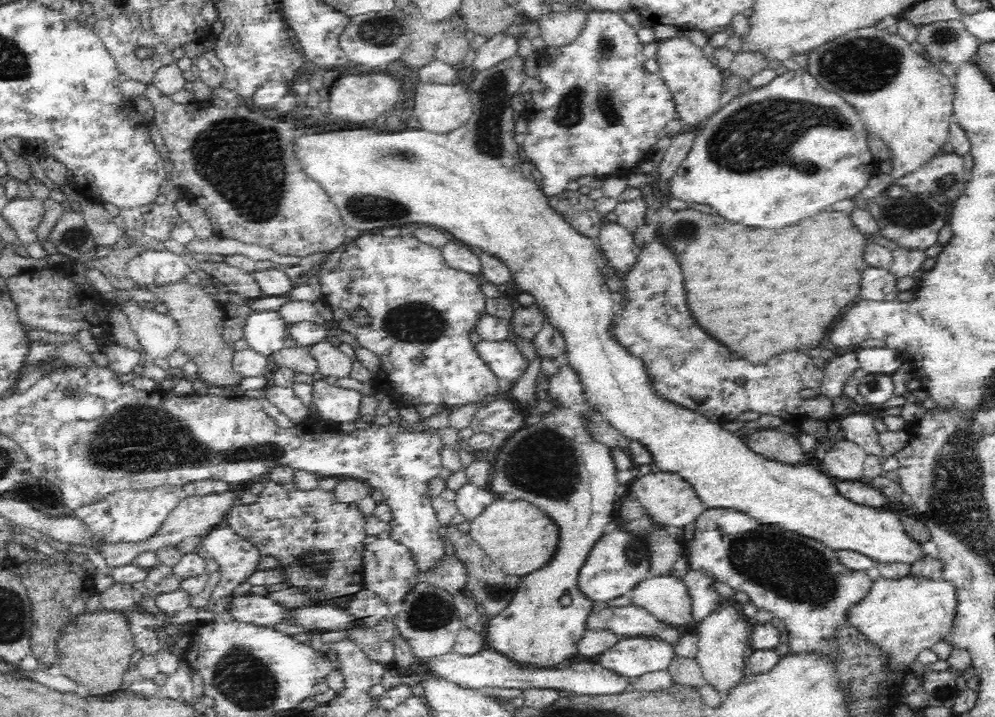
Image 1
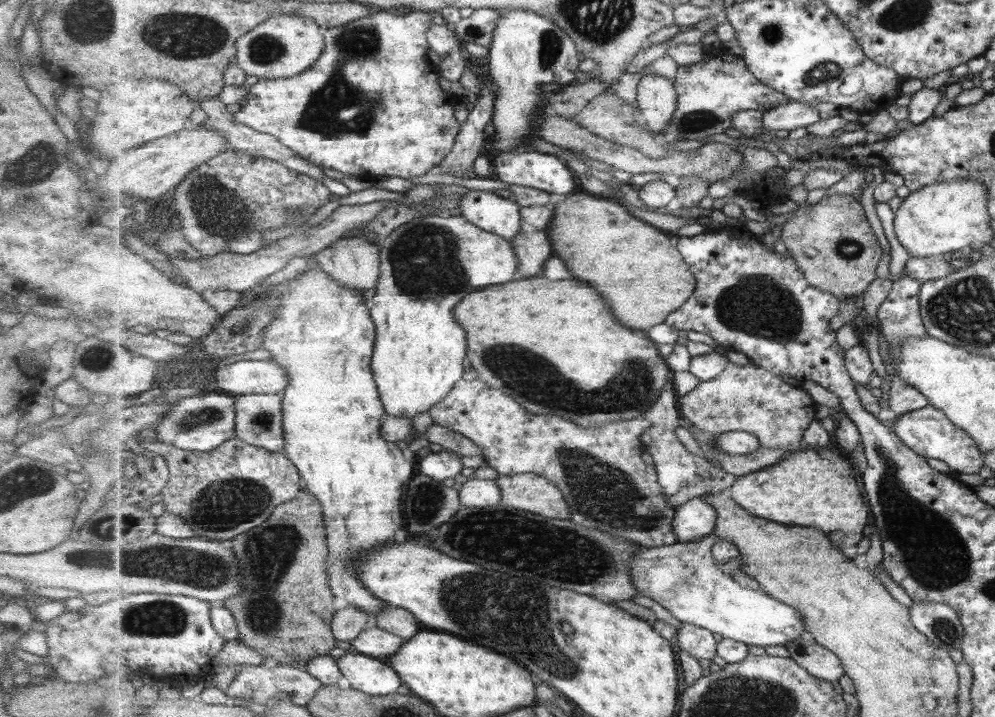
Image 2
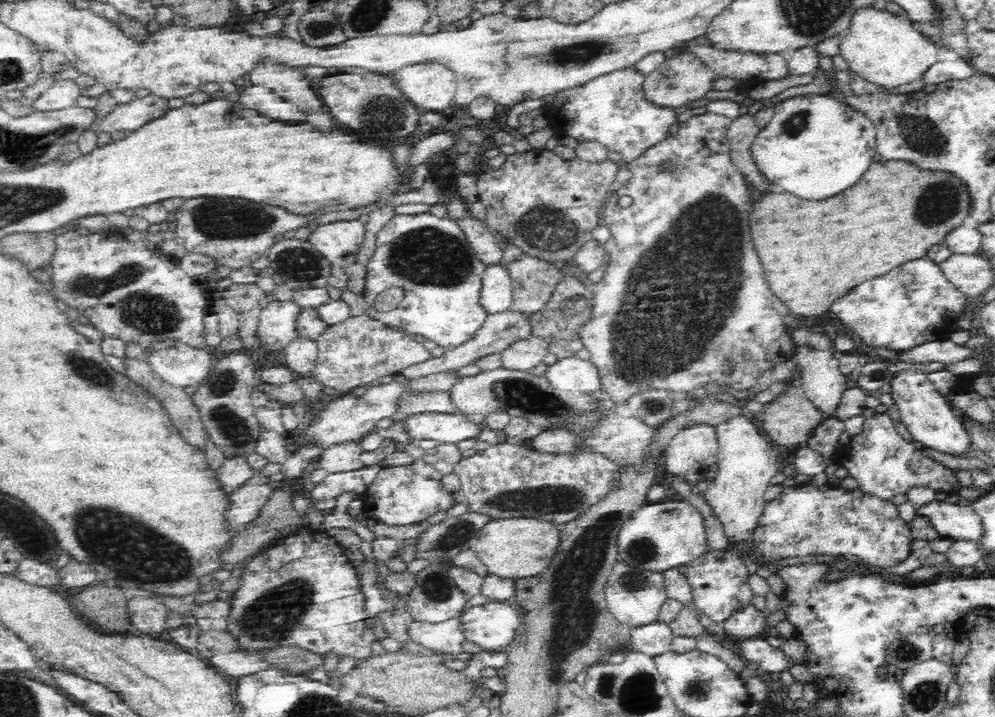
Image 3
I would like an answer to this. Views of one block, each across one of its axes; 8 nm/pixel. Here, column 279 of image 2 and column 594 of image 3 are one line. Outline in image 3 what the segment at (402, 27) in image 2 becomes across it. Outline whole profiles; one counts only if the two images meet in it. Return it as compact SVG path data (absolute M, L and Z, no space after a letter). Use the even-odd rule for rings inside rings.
M634 67L614 71L604 76L597 76L586 84L580 84L580 86L557 93L551 103L545 103L542 106L545 118L556 130L556 138L572 136L579 142L582 142L582 140L597 140L605 144L609 151L622 154L622 162L628 164L634 158L642 156L648 148L664 140L670 134L670 126L677 118L673 108L660 108L644 98L644 89L642 89L644 78L645 76Z

